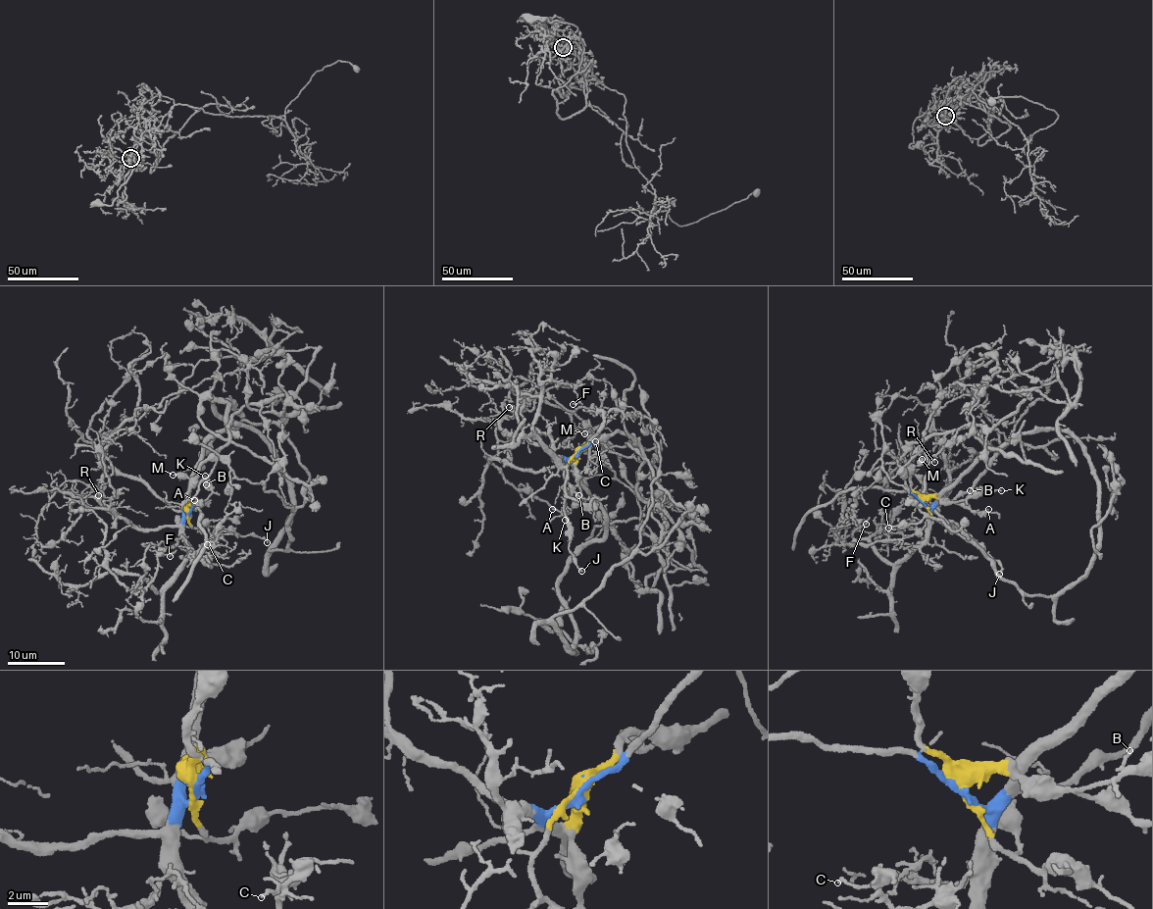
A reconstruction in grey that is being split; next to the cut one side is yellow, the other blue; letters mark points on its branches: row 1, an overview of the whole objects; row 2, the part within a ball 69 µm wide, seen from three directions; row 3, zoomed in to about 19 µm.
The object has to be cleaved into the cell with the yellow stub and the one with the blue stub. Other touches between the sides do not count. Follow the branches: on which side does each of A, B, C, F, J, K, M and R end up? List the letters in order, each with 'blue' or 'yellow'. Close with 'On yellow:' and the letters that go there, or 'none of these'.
A: yellow
B: yellow
C: blue
F: blue
J: yellow
K: yellow
M: yellow
R: blue
On yellow: A, B, J, K, M

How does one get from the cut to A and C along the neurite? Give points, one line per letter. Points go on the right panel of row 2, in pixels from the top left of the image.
A: (922, 502), (932, 496), (977, 511), (987, 509)
C: (922, 502), (929, 508), (928, 528), (921, 545), (896, 544), (889, 539), (900, 539), (902, 533), (887, 528)

